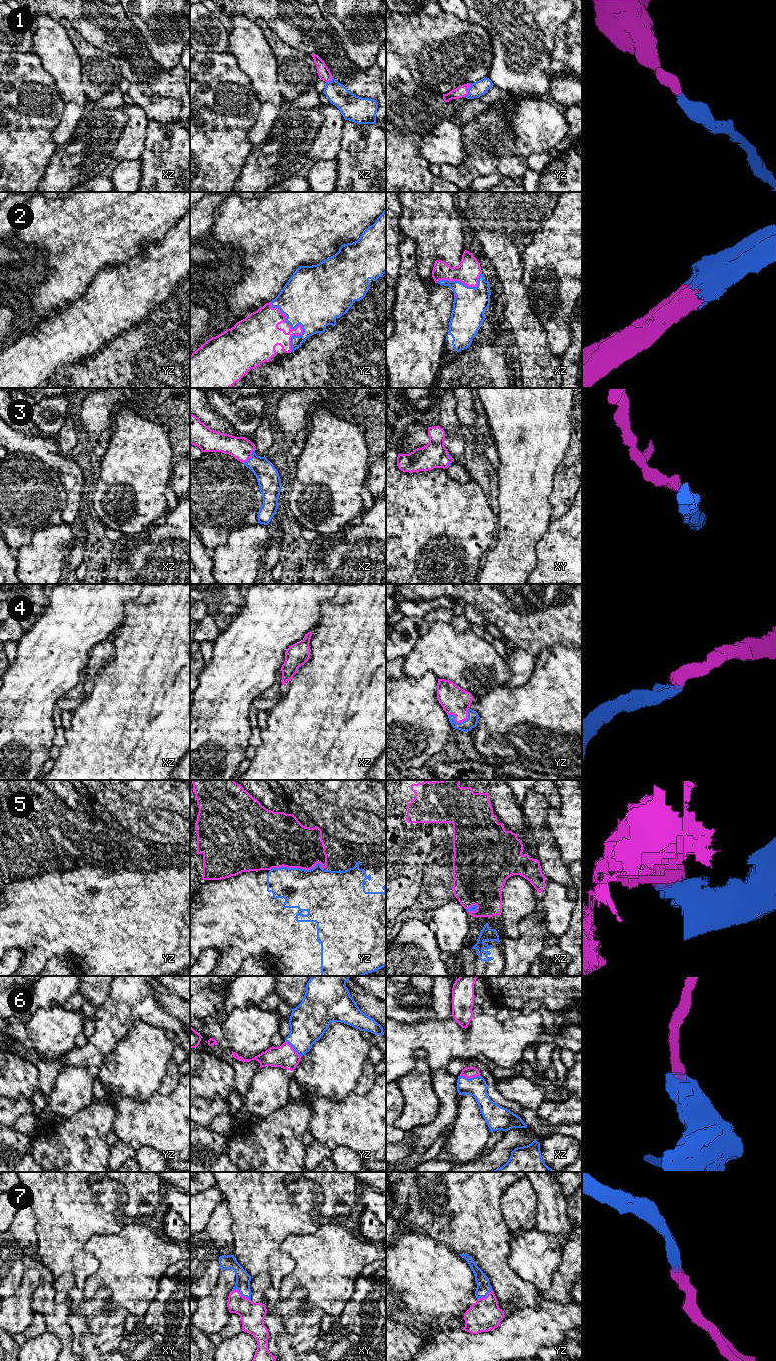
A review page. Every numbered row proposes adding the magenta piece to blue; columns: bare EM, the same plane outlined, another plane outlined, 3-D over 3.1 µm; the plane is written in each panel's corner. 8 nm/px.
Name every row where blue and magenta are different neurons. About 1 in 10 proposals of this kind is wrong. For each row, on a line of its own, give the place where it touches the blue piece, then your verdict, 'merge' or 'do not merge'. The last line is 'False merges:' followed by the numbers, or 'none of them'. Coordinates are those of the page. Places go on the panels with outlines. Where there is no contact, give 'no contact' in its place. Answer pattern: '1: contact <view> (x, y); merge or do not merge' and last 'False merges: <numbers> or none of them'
1: contact yz (467, 89); merge
2: contact xz (463, 284); merge
3: contact xz (251, 457); merge
4: contact yz (461, 722); merge
5: contact yz (297, 868); merge
6: contact xz (470, 1078); merge
7: contact xy (241, 1294); merge
False merges: none of them

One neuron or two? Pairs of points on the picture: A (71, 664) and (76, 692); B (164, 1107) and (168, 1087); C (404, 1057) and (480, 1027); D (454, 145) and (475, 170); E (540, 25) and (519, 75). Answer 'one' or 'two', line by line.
A: two
B: two
C: one
D: two
E: one

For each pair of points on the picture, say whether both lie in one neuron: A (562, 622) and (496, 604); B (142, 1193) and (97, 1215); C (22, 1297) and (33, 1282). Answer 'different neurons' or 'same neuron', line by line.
A: same neuron
B: different neurons
C: same neuron

